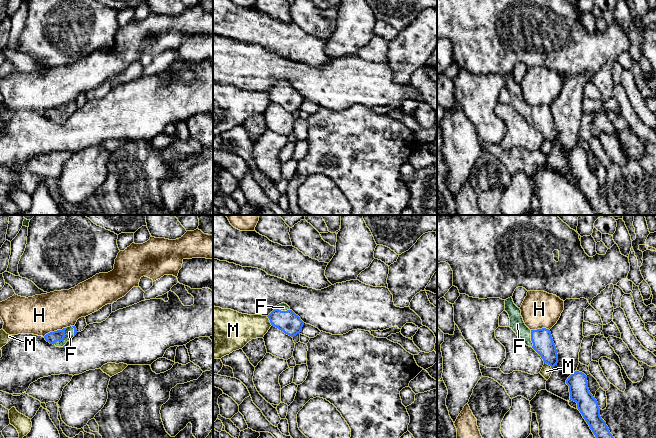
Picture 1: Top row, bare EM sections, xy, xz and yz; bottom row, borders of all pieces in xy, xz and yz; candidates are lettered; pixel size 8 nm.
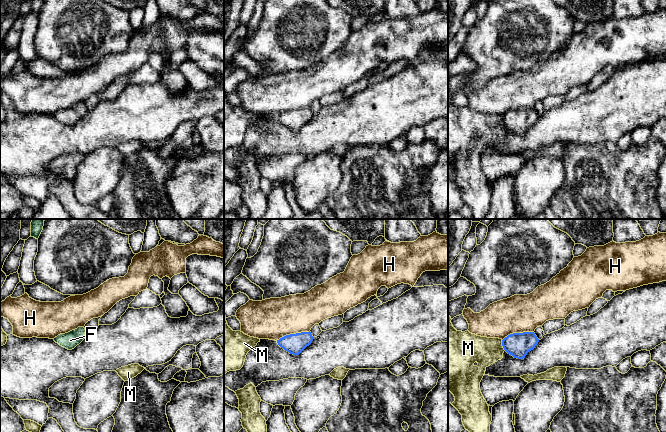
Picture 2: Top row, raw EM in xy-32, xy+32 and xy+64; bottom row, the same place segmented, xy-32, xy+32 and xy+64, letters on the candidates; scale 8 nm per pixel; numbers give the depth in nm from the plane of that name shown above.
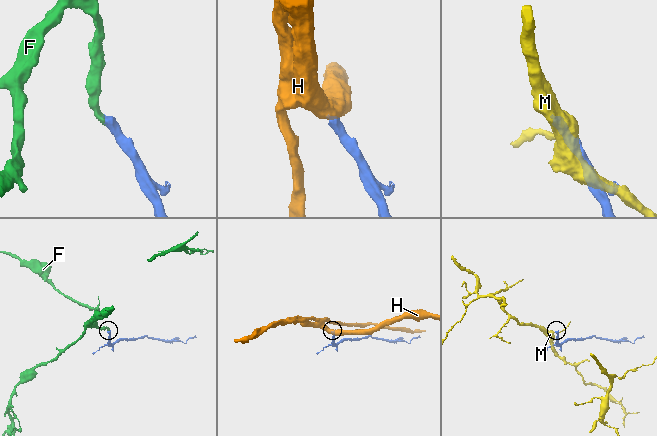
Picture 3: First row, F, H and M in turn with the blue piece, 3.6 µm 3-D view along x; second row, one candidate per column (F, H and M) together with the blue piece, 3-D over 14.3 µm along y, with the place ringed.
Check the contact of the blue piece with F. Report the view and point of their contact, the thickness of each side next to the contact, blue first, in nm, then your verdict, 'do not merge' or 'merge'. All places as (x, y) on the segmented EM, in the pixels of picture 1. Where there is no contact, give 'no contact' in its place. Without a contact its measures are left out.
xy (63, 338) | 90/80 nm | merge

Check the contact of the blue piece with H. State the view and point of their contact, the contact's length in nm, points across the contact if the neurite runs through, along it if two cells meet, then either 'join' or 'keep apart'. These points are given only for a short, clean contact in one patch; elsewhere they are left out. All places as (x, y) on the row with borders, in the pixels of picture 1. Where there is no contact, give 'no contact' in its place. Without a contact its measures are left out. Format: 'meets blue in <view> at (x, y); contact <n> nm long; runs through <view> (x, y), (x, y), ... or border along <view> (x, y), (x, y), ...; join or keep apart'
meets blue in xy at (54, 331); contact 200 nm long; border along xy (65, 327), (50, 331), (43, 336); keep apart

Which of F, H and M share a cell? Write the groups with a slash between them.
F / H / M

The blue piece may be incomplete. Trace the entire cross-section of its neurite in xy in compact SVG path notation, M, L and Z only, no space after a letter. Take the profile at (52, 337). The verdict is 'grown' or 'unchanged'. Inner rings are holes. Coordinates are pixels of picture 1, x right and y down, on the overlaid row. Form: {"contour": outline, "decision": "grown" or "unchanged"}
{"contour": "M70 326L63 328L62 330L57 330L50 332L44 336L45 340L56 347L63 348L66 343L69 342L77 334L77 329L75 326Z", "decision": "grown"}

